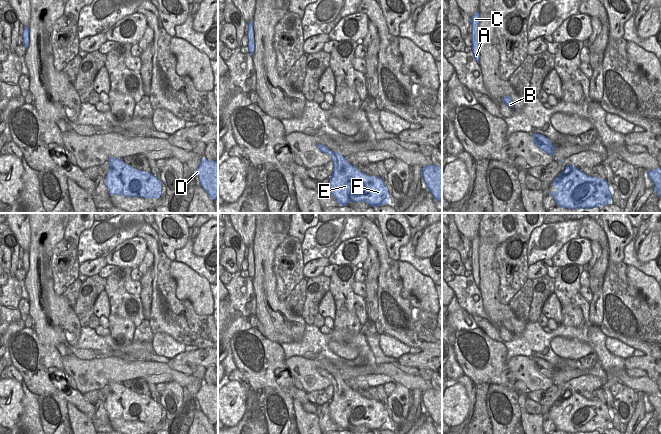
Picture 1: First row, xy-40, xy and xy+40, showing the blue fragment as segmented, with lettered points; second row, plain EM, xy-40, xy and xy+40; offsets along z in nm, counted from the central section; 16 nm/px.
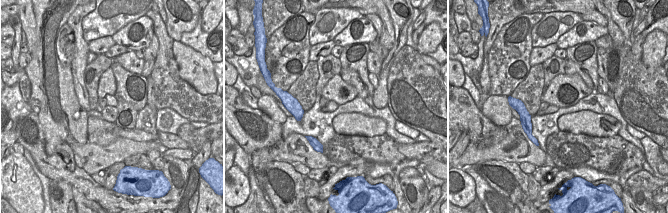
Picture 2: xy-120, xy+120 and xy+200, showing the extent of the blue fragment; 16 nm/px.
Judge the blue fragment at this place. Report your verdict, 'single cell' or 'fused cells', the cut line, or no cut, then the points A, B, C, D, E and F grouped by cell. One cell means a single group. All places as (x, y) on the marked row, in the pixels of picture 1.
fused cells; cut in xy along (333, 152), (331, 156); A B C / D E F

